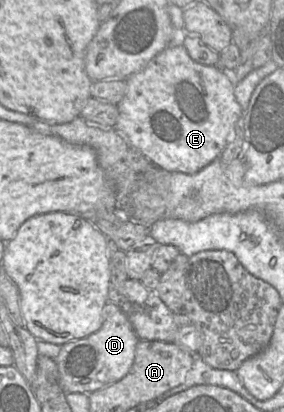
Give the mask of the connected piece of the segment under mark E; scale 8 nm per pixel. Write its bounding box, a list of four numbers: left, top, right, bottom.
[115,44,244,174]

